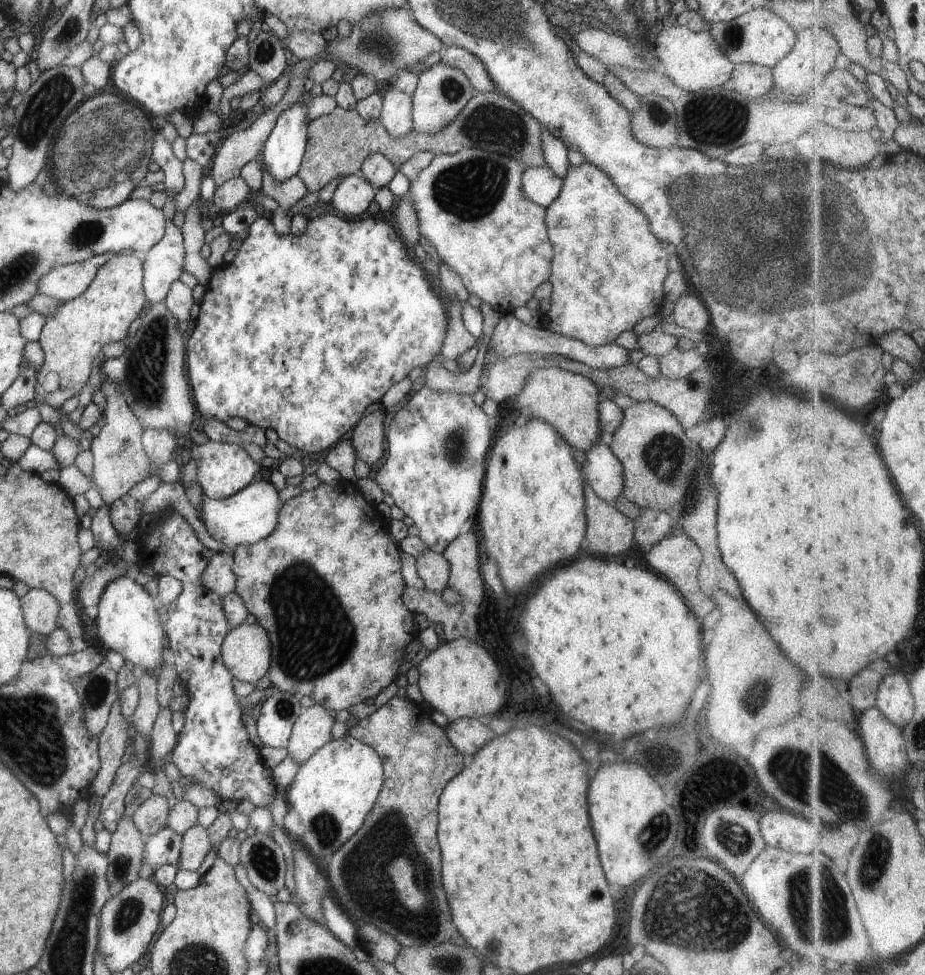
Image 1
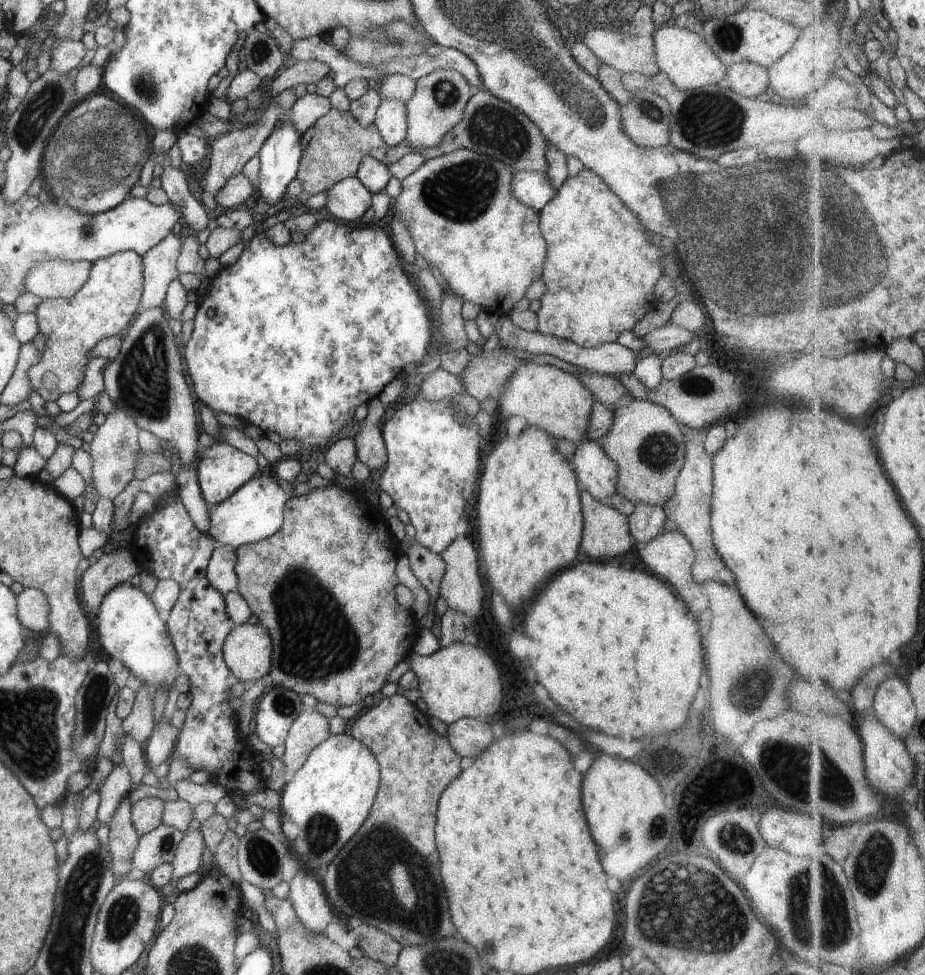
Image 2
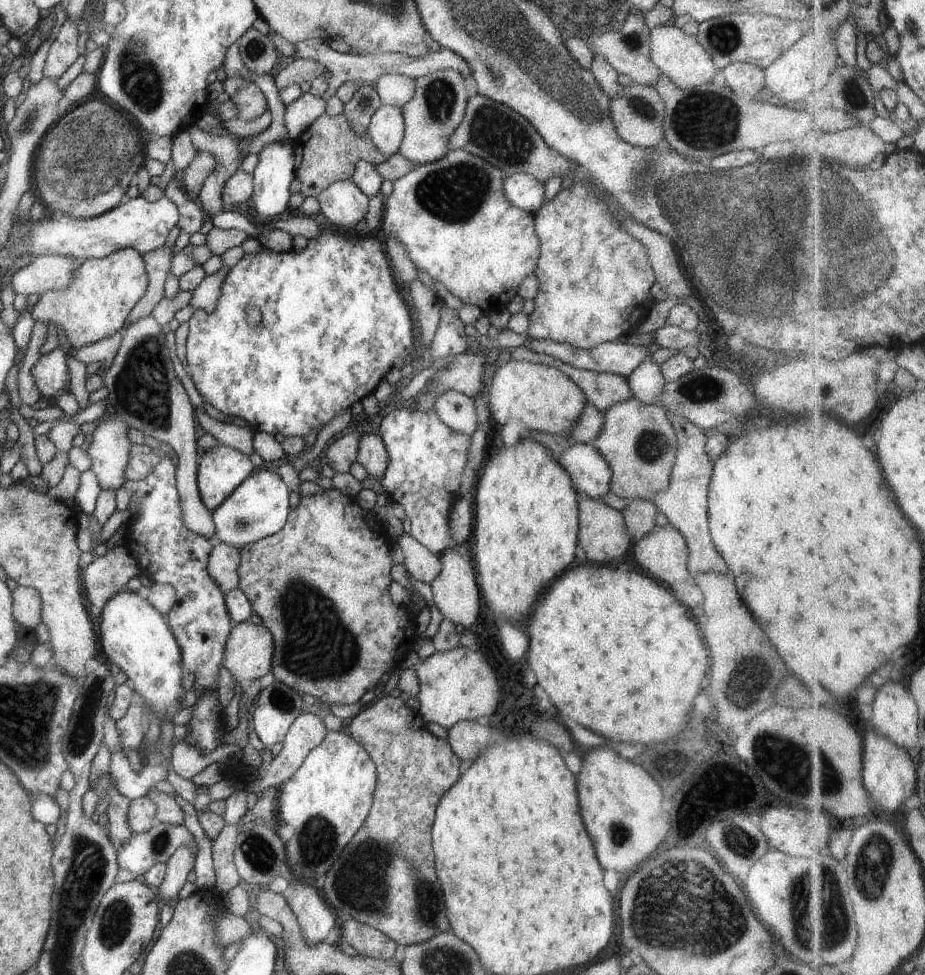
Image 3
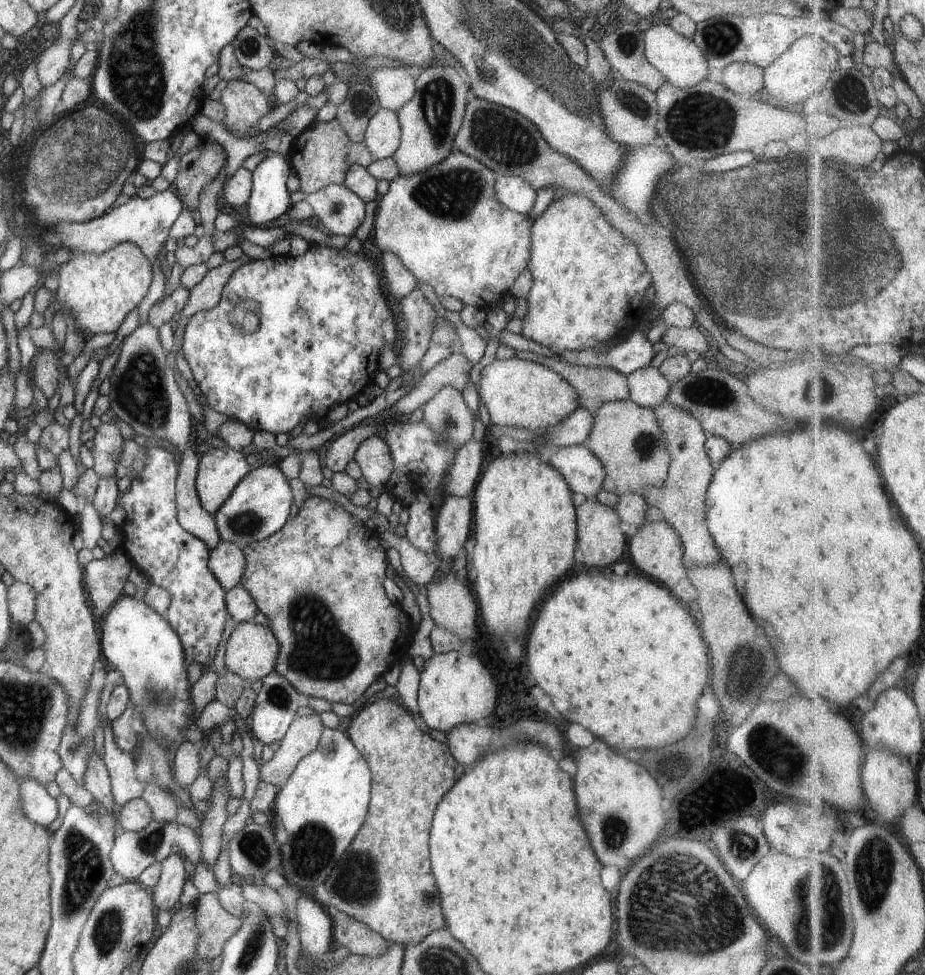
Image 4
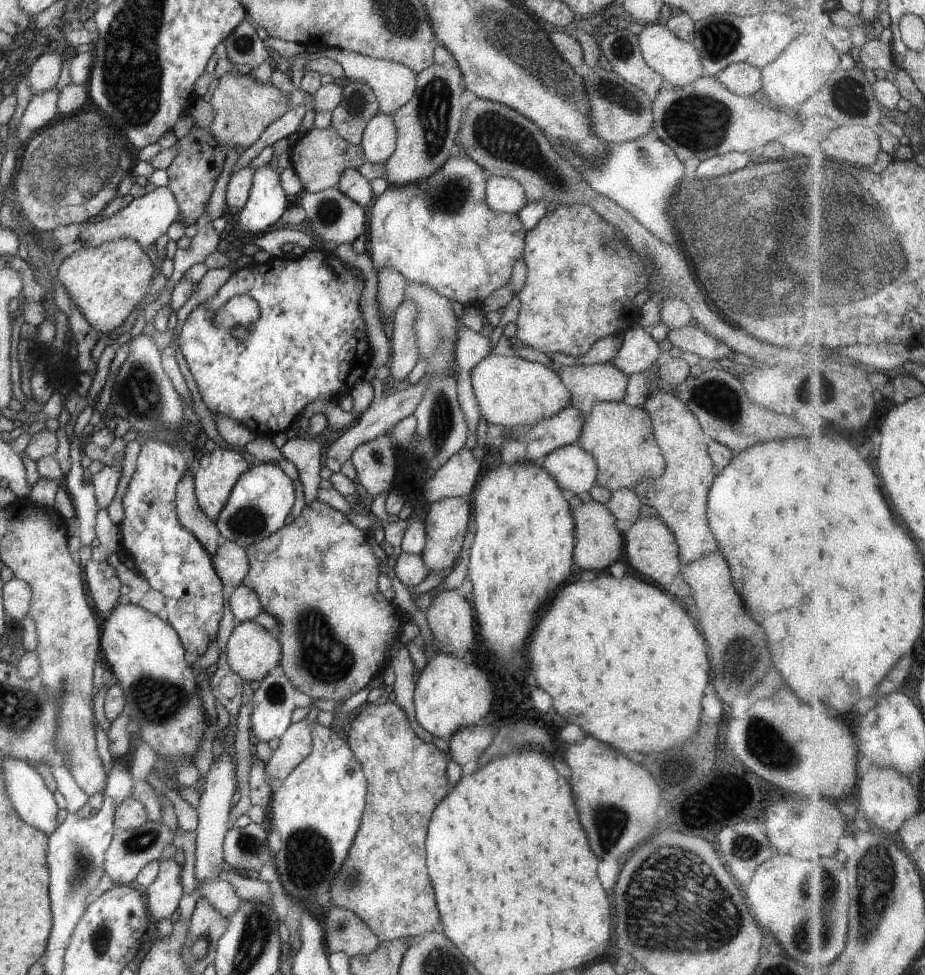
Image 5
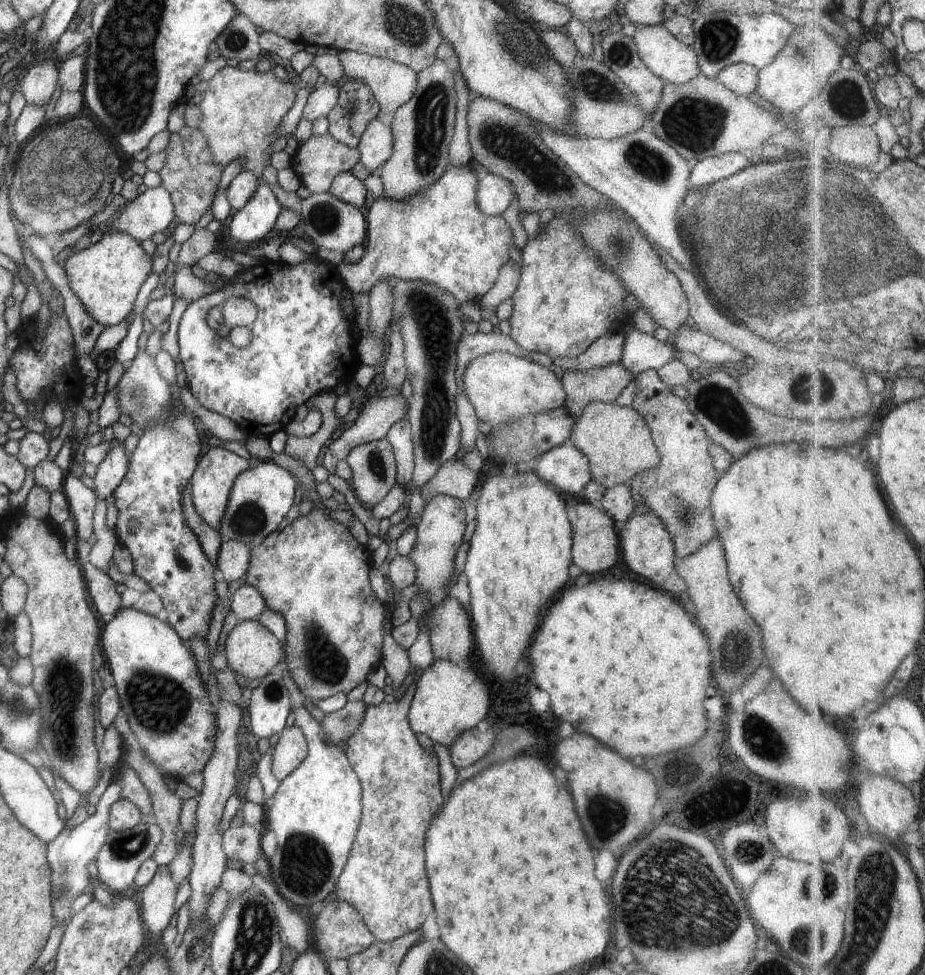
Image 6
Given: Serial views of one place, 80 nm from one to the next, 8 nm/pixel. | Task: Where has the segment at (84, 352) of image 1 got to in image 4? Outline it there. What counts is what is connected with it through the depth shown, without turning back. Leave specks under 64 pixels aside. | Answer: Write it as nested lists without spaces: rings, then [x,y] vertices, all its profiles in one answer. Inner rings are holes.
[[[121,242],[116,246],[111,246],[109,250],[105,250],[101,254],[92,254],[89,252],[72,253],[68,262],[63,262],[63,264],[56,266],[55,273],[58,283],[57,291],[54,294],[44,287],[39,286],[39,288],[34,290],[33,310],[42,315],[48,305],[56,301],[54,305],[56,306],[58,317],[61,317],[61,309],[59,309],[59,305],[61,305],[71,312],[75,323],[75,331],[81,333],[85,330],[87,334],[91,334],[92,336],[111,332],[115,334],[119,326],[124,322],[125,316],[137,307],[138,303],[147,294],[152,277],[149,260],[141,254],[141,250],[138,250],[137,246],[129,242]],[[43,350],[35,354],[30,365],[30,382],[34,389],[39,390],[41,396],[49,400],[57,391],[59,372],[56,368],[56,355],[51,350]]]

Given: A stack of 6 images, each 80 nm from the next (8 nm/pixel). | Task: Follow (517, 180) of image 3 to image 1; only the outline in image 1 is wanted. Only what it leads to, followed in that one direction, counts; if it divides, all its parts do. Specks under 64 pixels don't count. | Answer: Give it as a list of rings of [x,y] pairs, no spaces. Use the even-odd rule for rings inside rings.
[[[544,162],[536,167],[527,167],[522,172],[520,183],[525,196],[545,209],[560,193],[562,178]]]

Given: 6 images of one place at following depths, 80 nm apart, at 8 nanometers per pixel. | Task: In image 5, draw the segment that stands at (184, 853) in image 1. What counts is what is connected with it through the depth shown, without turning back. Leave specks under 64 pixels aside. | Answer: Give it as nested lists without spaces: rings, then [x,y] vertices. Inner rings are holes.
[[[174,858],[159,861],[155,880],[145,888],[145,910],[149,911],[154,923],[169,919],[178,908],[182,897],[181,874],[182,868],[177,866]]]

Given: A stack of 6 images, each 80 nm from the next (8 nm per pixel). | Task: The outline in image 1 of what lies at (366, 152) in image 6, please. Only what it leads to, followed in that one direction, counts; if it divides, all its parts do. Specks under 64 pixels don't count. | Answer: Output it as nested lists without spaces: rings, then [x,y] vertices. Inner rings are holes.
[[[389,89],[382,97],[378,121],[393,137],[397,138],[412,130],[412,95],[397,89]]]

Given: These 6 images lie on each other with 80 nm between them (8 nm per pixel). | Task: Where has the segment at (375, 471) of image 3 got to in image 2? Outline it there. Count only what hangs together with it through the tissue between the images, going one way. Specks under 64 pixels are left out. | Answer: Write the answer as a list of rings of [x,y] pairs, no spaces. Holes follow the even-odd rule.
[[[372,398],[367,405],[367,414],[359,422],[359,428],[354,435],[356,460],[365,463],[371,470],[384,466],[386,461],[386,448],[379,430],[381,416],[385,406],[377,399]]]

